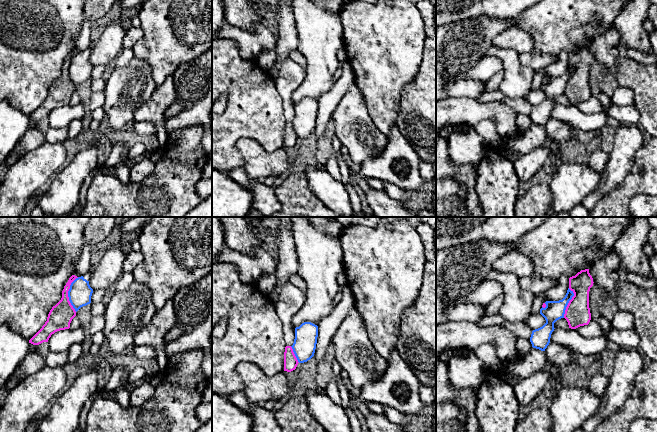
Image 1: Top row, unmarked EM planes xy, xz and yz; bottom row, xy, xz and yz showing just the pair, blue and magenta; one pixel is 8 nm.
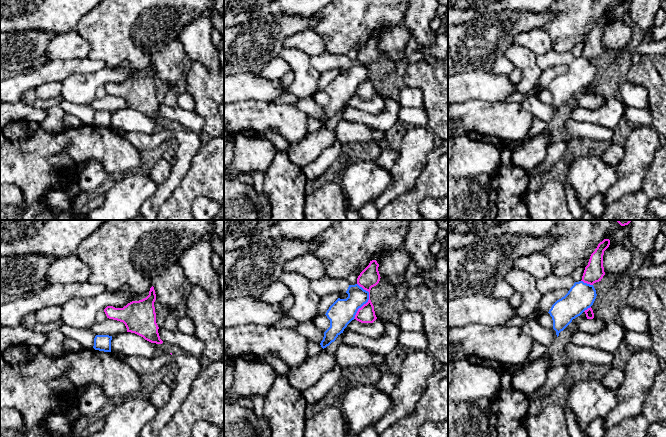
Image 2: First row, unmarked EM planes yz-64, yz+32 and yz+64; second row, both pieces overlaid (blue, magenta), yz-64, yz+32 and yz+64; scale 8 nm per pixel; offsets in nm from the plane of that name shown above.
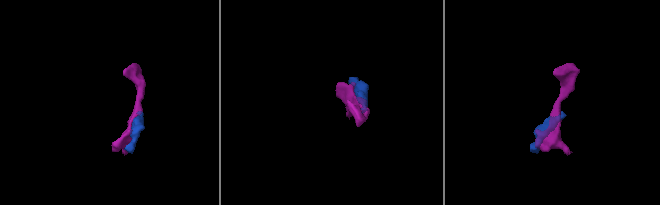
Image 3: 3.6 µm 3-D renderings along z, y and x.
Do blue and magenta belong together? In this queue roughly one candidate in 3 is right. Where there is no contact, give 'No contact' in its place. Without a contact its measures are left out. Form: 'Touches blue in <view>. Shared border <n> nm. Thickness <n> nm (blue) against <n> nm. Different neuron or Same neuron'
Touches blue in xy. Shared border 280 nm. Thickness 190 nm (blue) against 190 nm. Different neuron

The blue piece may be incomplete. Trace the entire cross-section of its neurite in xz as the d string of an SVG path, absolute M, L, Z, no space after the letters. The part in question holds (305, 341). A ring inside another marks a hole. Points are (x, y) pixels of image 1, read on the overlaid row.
M304 322L295 328L295 339L291 346L299 363L310 360L315 353L318 337L318 326Z

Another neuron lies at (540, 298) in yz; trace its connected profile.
M542 293L537 294L533 302L532 311L537 313L542 308L542 305L545 302L546 302L546 297L544 296L544 294Z

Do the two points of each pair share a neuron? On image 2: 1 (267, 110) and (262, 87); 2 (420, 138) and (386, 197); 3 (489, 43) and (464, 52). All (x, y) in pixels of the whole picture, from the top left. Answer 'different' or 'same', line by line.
1: different
2: same
3: same

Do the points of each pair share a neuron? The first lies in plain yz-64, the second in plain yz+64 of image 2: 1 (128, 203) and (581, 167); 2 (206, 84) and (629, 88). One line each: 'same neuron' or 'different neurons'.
1: same neuron
2: different neurons

